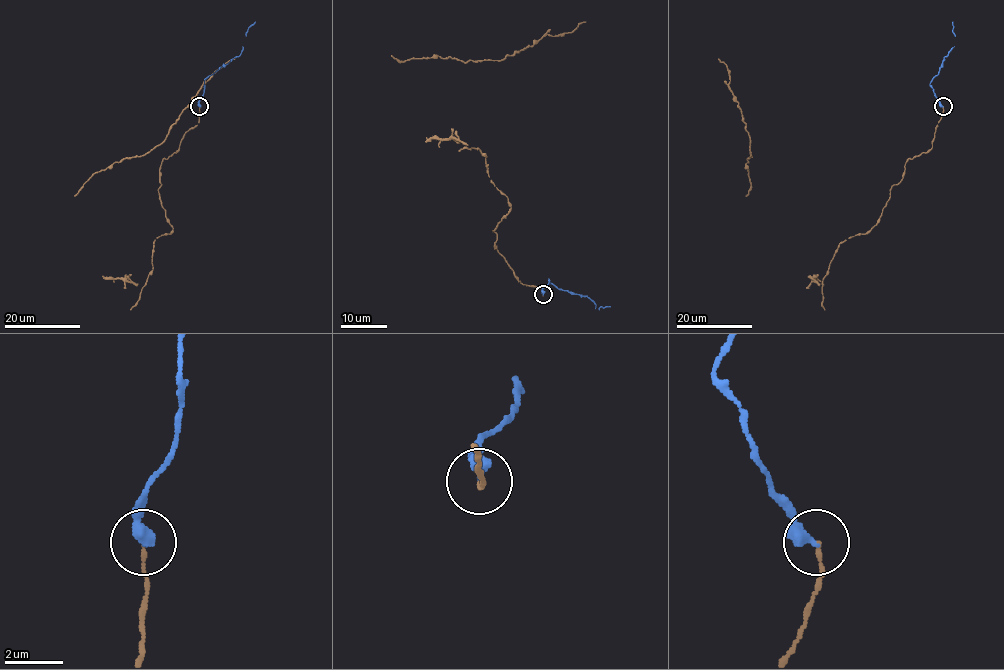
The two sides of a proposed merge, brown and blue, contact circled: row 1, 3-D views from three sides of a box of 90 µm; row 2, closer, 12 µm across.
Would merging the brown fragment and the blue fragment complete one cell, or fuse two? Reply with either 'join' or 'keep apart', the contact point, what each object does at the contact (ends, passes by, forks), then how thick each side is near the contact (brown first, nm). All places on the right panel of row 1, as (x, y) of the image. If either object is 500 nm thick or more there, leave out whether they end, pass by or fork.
join | (943, 106) | brown ends | blue ends | 120/420 nm

